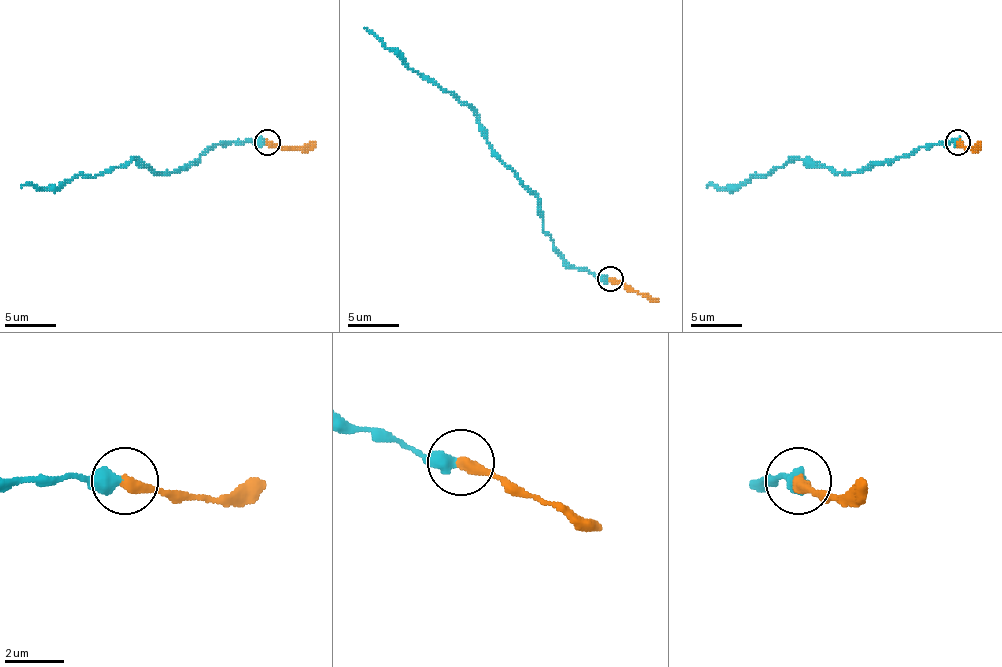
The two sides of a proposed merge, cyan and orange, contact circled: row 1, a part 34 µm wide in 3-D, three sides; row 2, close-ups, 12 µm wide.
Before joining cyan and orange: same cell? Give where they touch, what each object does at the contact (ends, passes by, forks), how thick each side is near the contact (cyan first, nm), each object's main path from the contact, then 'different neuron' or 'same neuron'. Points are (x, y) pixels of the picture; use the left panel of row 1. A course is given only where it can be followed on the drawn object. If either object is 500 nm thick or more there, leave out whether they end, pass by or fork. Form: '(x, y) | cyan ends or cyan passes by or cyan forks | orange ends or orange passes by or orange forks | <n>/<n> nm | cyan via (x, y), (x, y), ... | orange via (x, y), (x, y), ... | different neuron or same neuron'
(267, 142) | cyan ends | orange ends | 480/400 nm | cyan via (266, 142), (210, 147), (174, 172), (154, 172), (131, 159), (93, 177), (77, 175), (57, 187), (21, 187) | orange via (266, 142), (305, 147), (315, 142) | different neuron

